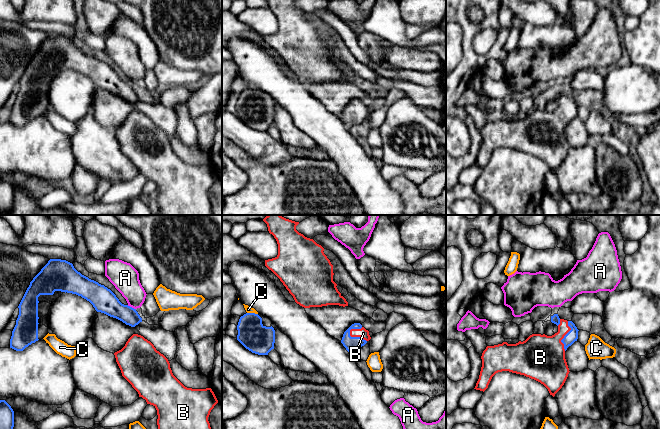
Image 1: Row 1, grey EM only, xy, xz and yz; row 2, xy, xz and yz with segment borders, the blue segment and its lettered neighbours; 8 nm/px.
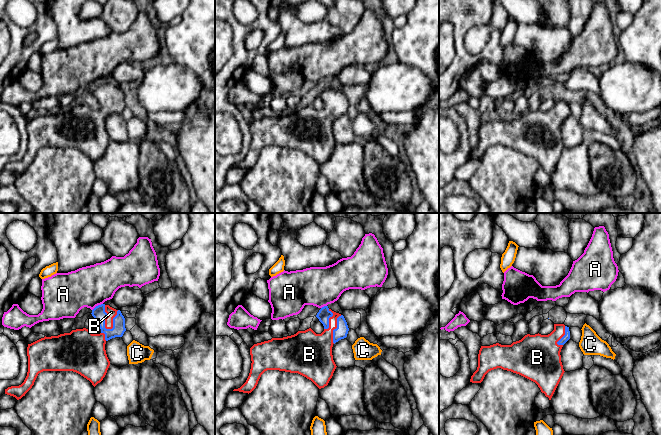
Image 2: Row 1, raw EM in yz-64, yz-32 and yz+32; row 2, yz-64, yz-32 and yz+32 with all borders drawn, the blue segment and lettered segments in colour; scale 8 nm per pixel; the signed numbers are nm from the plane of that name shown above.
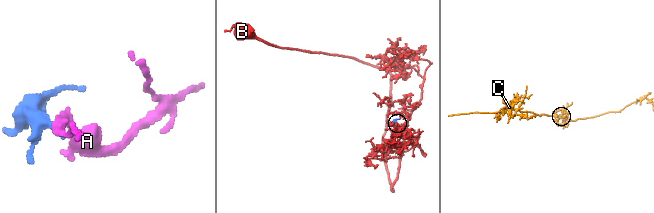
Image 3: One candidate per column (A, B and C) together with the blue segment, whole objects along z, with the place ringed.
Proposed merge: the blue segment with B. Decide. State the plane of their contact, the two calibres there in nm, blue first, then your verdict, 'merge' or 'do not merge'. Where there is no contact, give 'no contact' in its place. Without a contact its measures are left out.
meets blue in xz; 110 nm thick on the blue side, 80 nm on the other; merge

